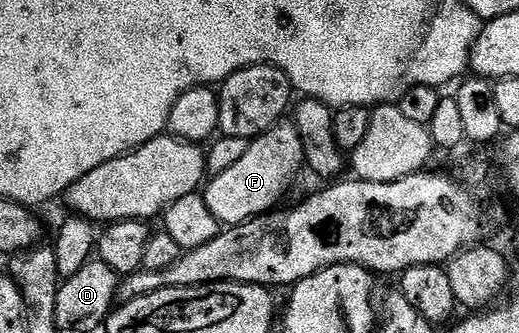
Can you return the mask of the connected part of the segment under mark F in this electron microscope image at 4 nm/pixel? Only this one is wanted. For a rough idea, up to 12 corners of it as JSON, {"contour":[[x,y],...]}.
{"contour":[[291,122],[249,141],[204,185],[229,227],[276,209],[303,172]]}

